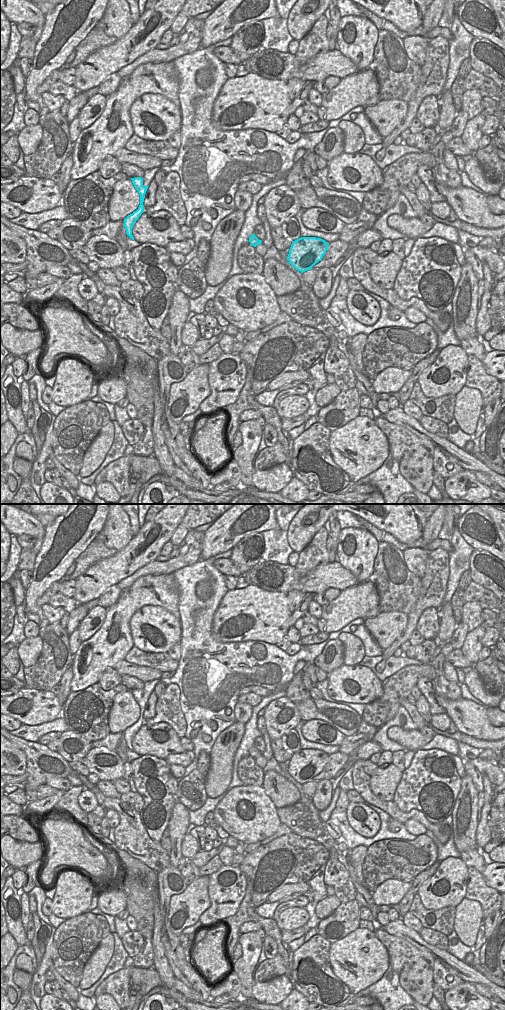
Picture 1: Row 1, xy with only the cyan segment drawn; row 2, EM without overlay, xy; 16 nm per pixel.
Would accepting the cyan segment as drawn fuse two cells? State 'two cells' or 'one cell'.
two cells

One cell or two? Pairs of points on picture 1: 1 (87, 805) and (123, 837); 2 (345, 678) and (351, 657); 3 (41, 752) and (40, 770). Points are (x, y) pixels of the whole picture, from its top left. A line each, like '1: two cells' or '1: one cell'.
1: two cells
2: two cells
3: one cell

